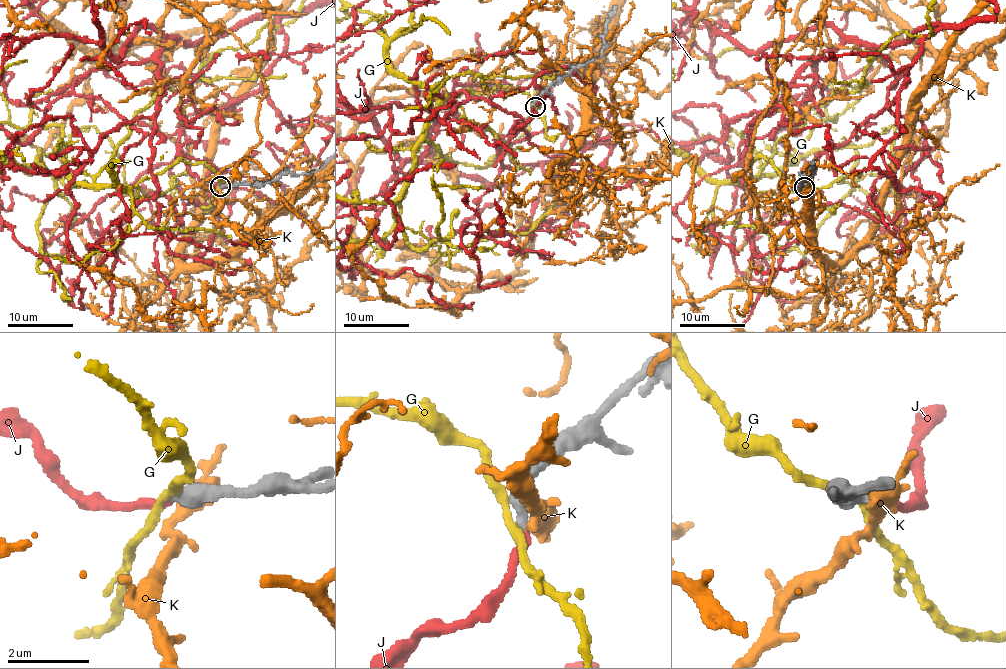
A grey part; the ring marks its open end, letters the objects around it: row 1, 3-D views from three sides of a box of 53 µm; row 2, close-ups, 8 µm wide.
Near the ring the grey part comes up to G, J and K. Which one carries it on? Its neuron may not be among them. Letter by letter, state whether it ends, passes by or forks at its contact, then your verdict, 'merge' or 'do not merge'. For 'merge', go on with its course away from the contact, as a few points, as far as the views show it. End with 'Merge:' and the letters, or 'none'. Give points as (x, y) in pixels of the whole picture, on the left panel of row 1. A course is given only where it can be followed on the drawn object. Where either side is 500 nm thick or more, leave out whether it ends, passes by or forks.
G: it passes by; do not merge
J: it ends there; merge
K: it passes by; do not merge
Merge: J

